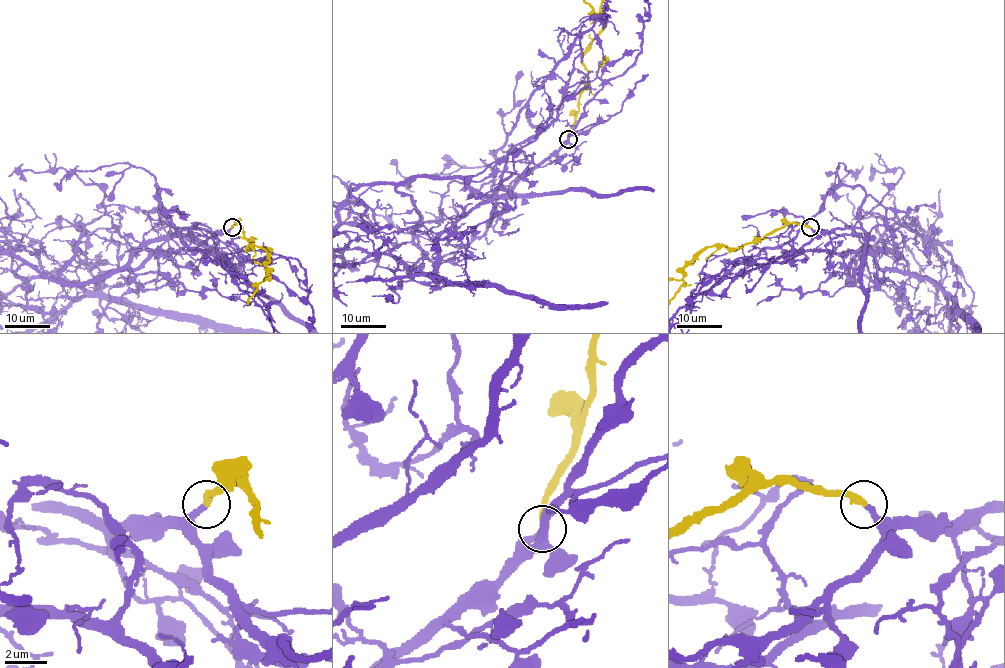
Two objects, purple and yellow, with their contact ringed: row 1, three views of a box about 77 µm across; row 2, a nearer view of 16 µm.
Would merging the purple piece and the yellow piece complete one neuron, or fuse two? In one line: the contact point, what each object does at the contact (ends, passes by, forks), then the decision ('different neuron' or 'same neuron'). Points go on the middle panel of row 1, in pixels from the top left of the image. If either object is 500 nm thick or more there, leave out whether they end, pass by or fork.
place (568, 139); purple ends; yellow ends; same neuron

